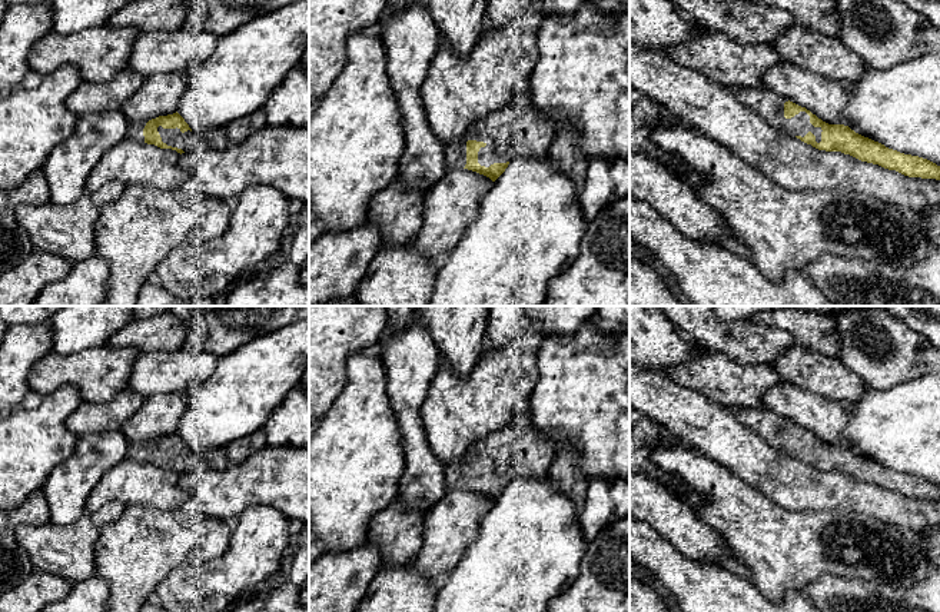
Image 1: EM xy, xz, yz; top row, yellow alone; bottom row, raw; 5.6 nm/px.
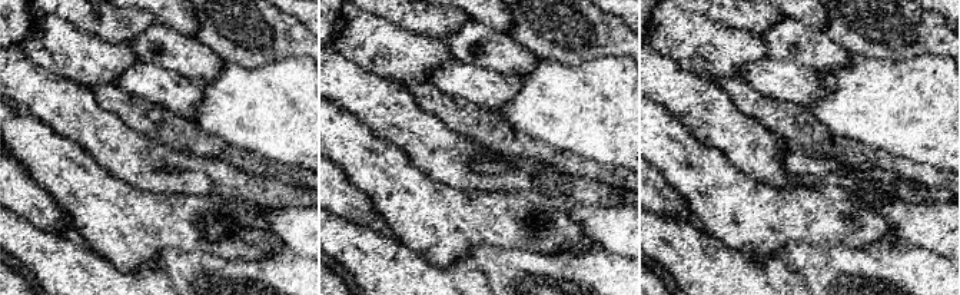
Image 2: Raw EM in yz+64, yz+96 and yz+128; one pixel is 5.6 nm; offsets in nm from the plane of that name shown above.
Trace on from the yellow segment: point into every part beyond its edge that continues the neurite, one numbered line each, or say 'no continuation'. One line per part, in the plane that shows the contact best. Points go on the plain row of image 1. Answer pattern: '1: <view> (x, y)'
1: yz (770, 426)

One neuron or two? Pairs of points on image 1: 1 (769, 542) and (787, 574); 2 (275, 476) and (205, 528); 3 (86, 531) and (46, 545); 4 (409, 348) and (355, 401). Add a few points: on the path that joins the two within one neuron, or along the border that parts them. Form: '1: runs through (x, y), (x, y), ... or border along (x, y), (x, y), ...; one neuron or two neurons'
1: runs through (776, 549), (787, 561), (787, 566); one neuron
2: border along (202, 511), (231, 524); two neurons
3: runs through (76, 541), (72, 545), (56, 545); one neuron
4: border along (384, 362), (389, 403); two neurons

